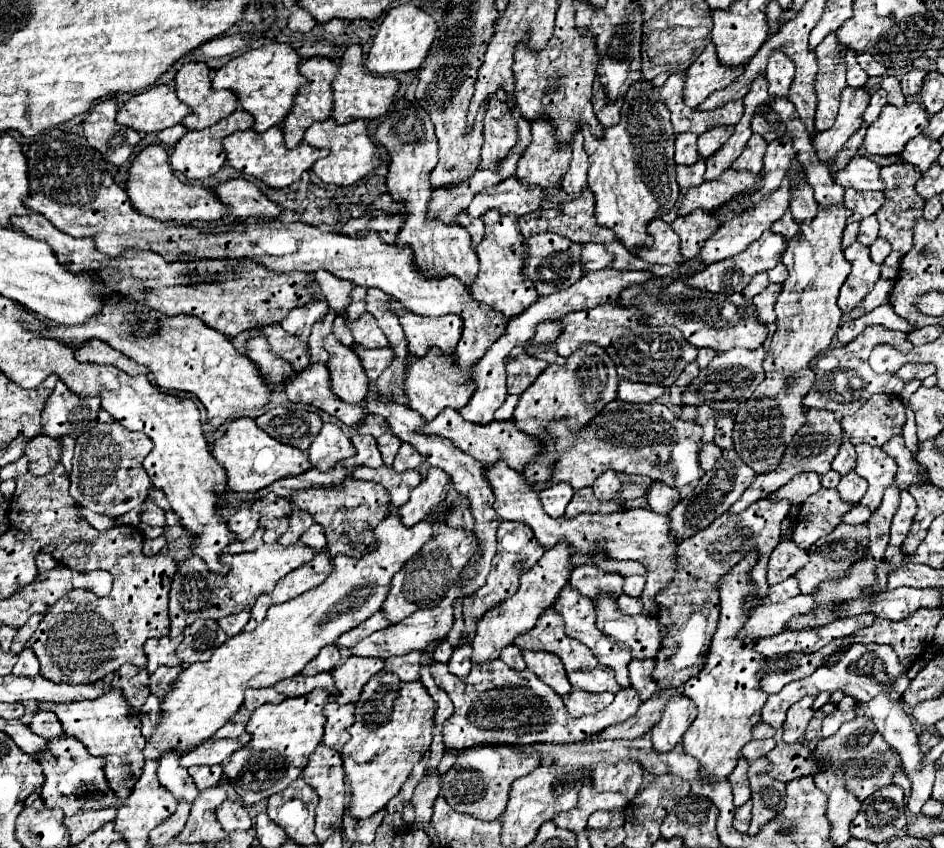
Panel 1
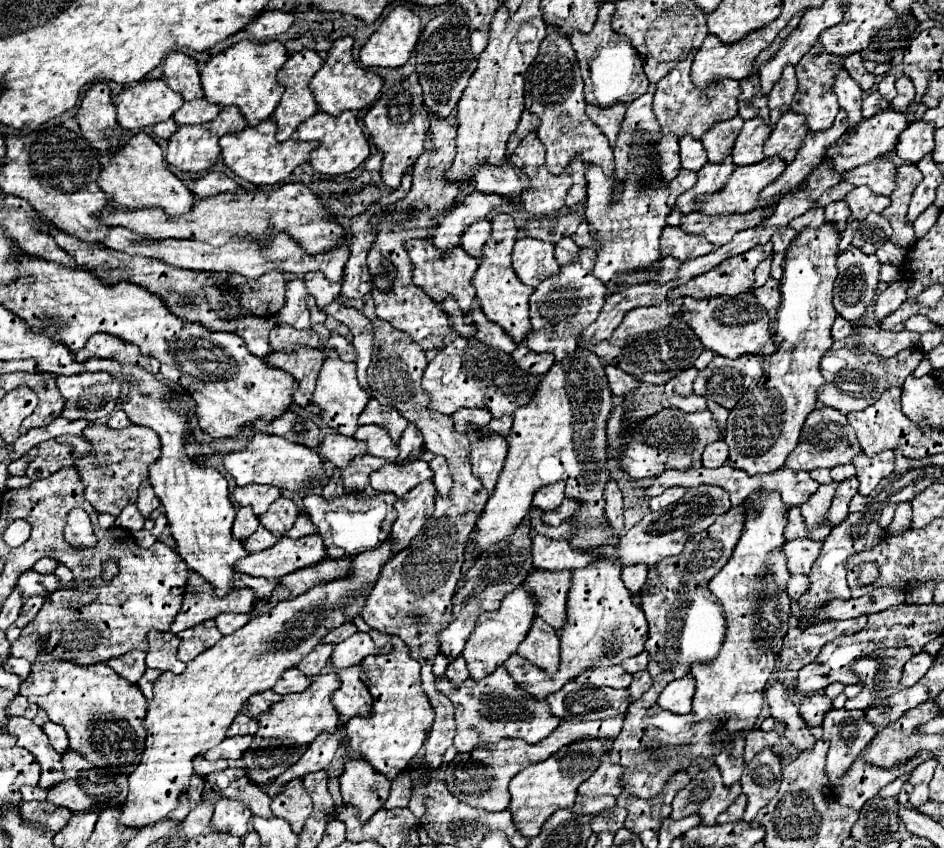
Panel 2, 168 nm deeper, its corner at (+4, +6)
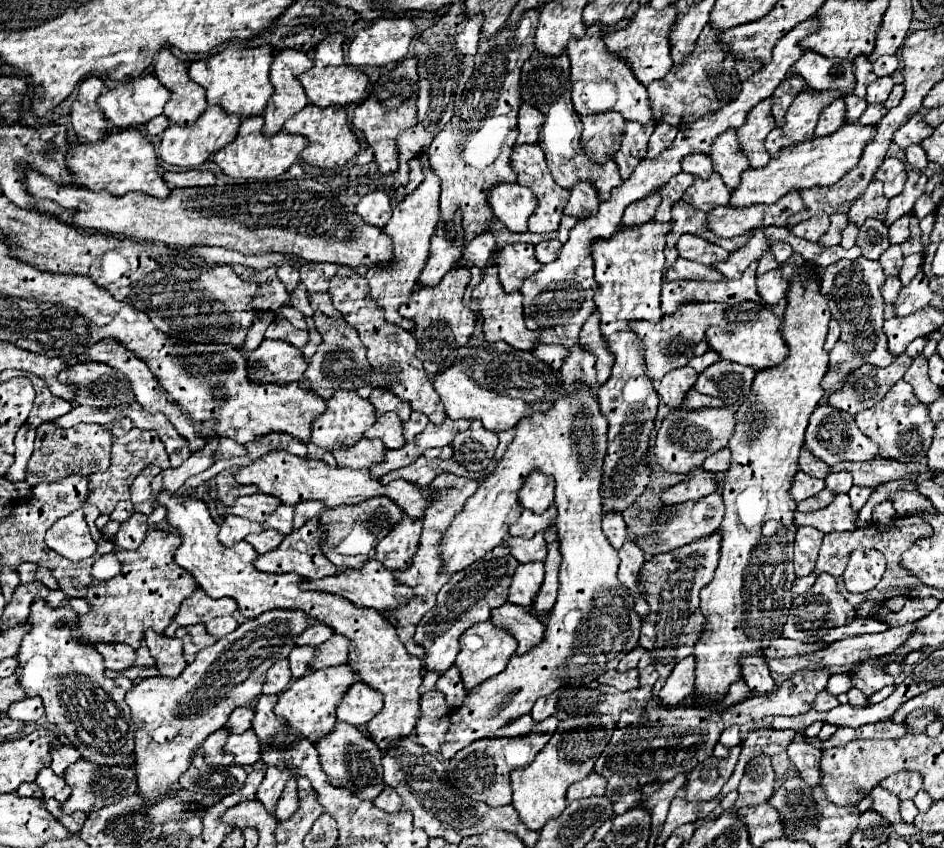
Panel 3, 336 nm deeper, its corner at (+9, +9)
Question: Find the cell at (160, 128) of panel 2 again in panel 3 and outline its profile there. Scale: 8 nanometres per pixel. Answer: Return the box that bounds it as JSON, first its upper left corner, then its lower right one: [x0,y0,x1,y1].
[145,115,169,135]

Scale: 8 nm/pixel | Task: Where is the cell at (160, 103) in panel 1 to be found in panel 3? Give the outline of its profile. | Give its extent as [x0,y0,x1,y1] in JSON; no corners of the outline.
[97,75,171,129]

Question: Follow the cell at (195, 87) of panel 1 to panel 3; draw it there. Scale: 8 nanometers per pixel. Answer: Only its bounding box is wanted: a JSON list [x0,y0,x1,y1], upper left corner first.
[155,49,205,127]

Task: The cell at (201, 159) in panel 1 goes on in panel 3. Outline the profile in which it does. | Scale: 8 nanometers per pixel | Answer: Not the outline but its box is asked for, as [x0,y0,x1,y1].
[159,107,241,169]

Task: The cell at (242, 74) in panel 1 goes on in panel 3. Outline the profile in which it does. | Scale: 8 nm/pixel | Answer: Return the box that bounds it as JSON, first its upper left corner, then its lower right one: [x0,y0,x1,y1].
[189,43,273,117]

